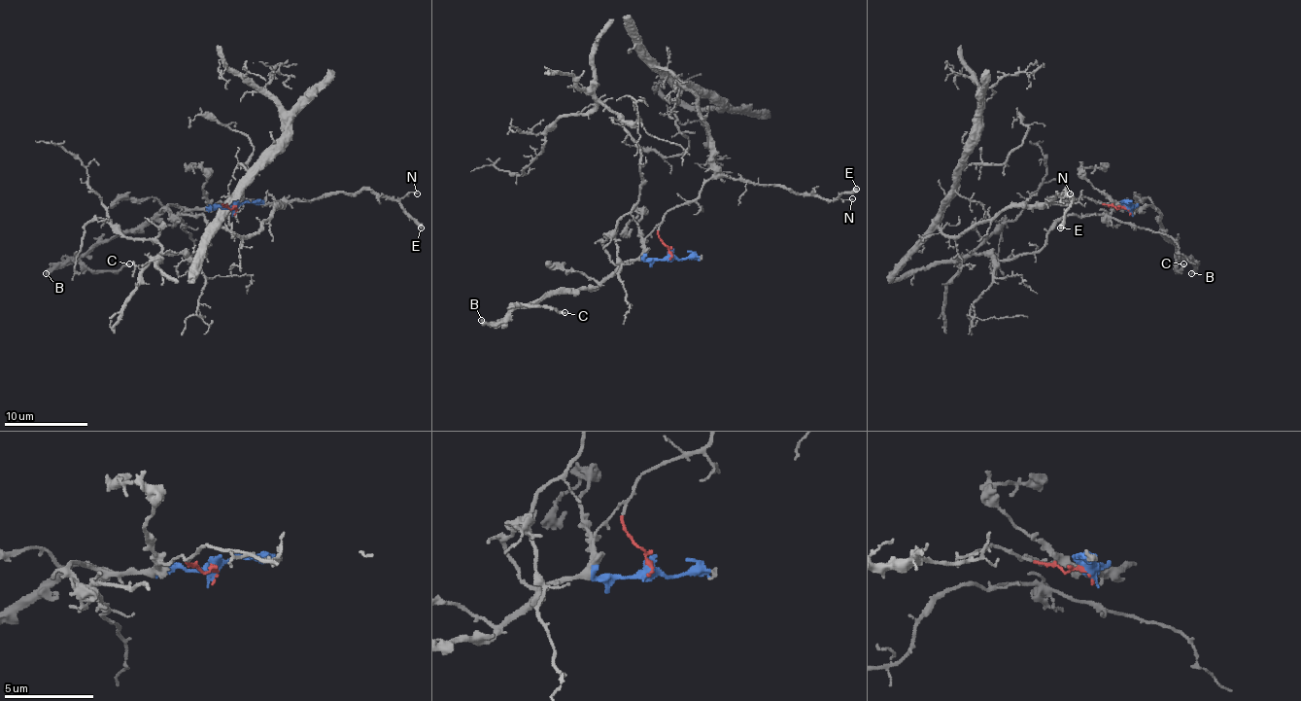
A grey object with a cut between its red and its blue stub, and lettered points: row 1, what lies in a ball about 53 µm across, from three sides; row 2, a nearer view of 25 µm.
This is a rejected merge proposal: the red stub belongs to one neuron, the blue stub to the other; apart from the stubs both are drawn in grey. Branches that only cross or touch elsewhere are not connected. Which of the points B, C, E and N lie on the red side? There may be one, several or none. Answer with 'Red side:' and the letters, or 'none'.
Red side: E, N

